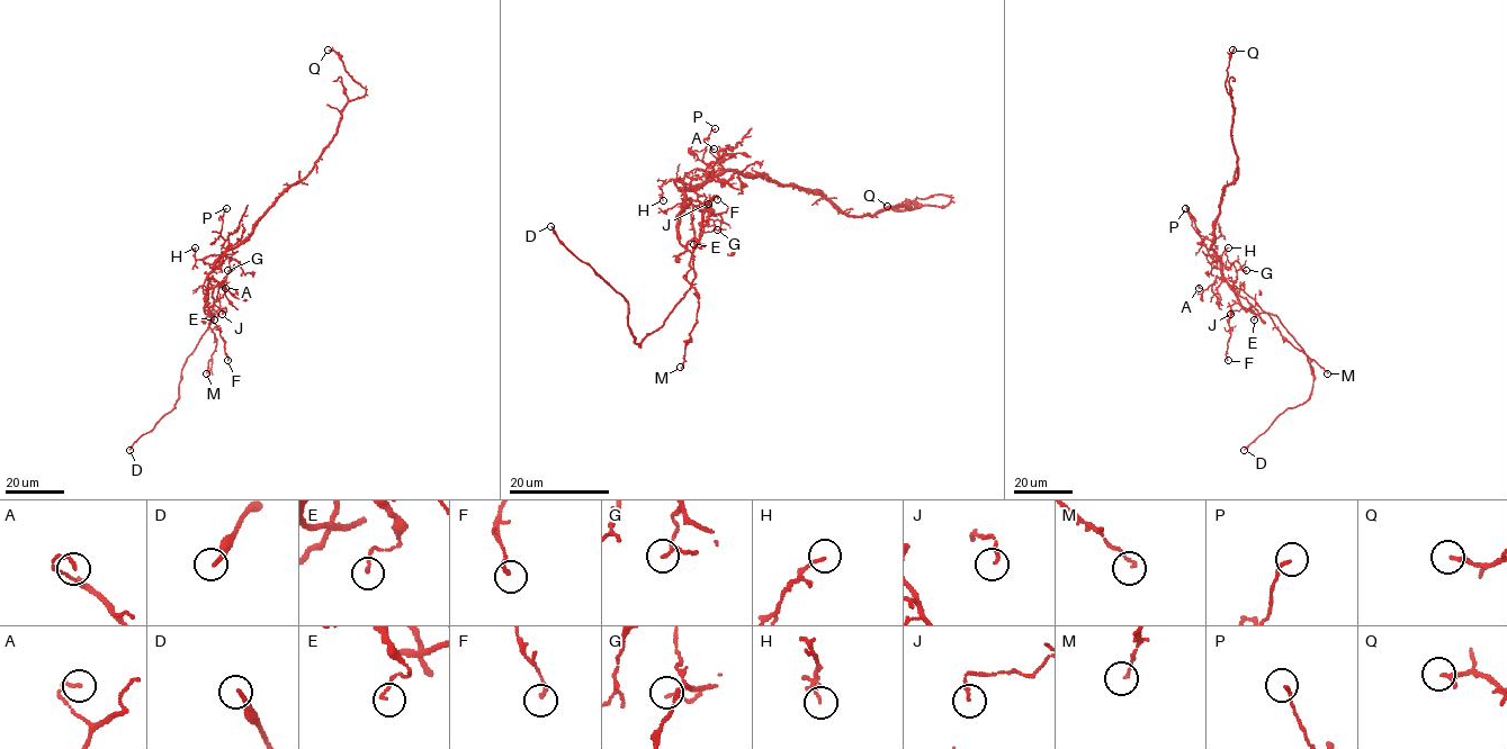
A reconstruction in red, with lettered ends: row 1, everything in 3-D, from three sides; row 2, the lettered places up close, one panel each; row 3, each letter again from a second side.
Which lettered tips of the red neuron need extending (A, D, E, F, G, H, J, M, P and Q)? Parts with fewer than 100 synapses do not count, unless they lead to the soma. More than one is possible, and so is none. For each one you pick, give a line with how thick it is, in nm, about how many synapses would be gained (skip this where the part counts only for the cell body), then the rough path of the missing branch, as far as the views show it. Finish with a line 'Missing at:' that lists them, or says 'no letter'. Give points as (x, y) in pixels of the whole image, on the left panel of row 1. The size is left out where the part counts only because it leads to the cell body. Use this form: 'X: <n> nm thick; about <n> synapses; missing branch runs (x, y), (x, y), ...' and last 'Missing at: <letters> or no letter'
D: 190 nm thick
Missing at: D

